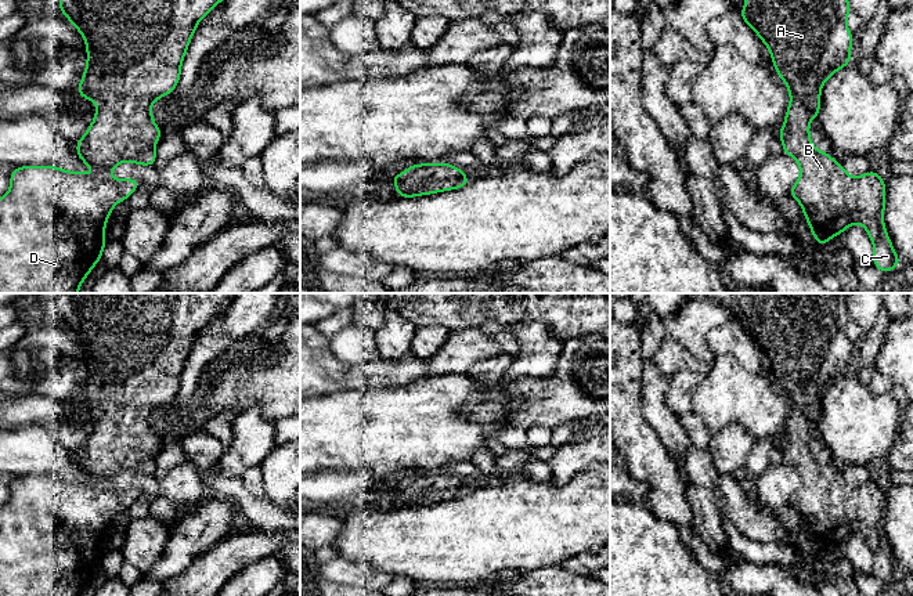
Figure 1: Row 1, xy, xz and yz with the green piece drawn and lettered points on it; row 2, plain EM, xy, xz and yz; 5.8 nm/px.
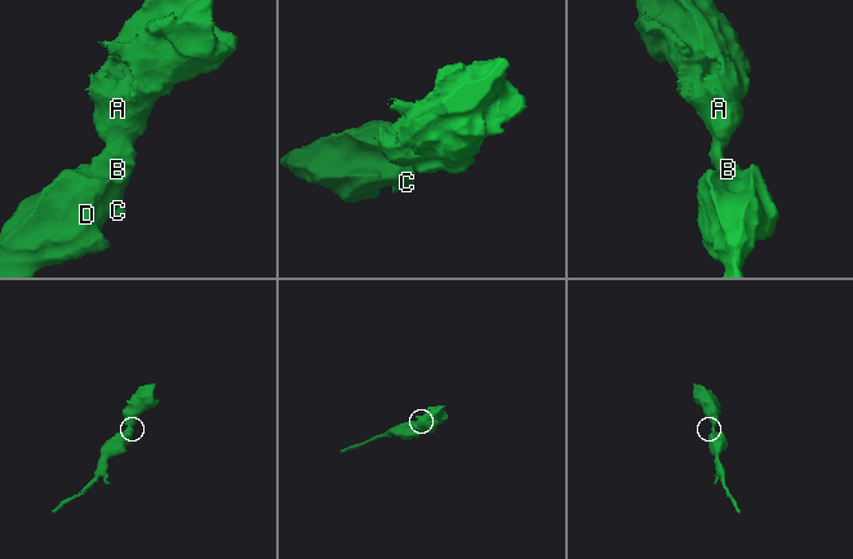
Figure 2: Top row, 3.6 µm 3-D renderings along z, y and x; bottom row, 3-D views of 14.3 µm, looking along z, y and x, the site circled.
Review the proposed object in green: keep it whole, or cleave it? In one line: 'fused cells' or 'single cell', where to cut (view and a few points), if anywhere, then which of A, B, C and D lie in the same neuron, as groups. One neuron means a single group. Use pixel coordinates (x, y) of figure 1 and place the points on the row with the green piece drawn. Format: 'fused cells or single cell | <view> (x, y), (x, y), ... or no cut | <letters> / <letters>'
single cell | no cut | A B C D

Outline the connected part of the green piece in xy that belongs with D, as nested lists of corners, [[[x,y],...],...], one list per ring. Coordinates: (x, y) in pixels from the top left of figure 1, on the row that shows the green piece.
[[[61,0],[58,7],[72,25],[83,35],[87,48],[87,65],[77,87],[79,95],[95,102],[97,112],[86,134],[76,141],[77,156],[90,167],[105,173],[104,177],[83,174],[79,171],[66,171],[57,166],[24,166],[12,170],[10,191],[0,198],[0,293],[77,293],[80,283],[87,278],[93,267],[102,259],[102,249],[107,243],[105,223],[109,218],[113,206],[130,198],[138,188],[137,178],[116,180],[109,171],[122,162],[131,162],[144,166],[154,166],[156,160],[155,142],[162,137],[162,130],[152,119],[151,104],[163,95],[174,93],[180,80],[181,62],[190,46],[191,37],[199,21],[210,12],[221,0]]]

